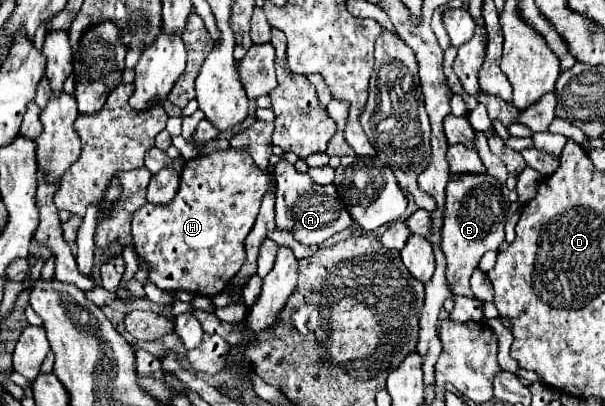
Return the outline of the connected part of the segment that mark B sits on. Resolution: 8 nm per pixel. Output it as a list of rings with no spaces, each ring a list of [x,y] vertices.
[[[460,176],[446,186],[446,216],[442,226],[442,252],[446,256],[446,280],[454,296],[474,298],[470,290],[470,276],[478,260],[488,250],[498,250],[504,242],[504,224],[510,200],[508,188],[500,186],[492,176]]]

